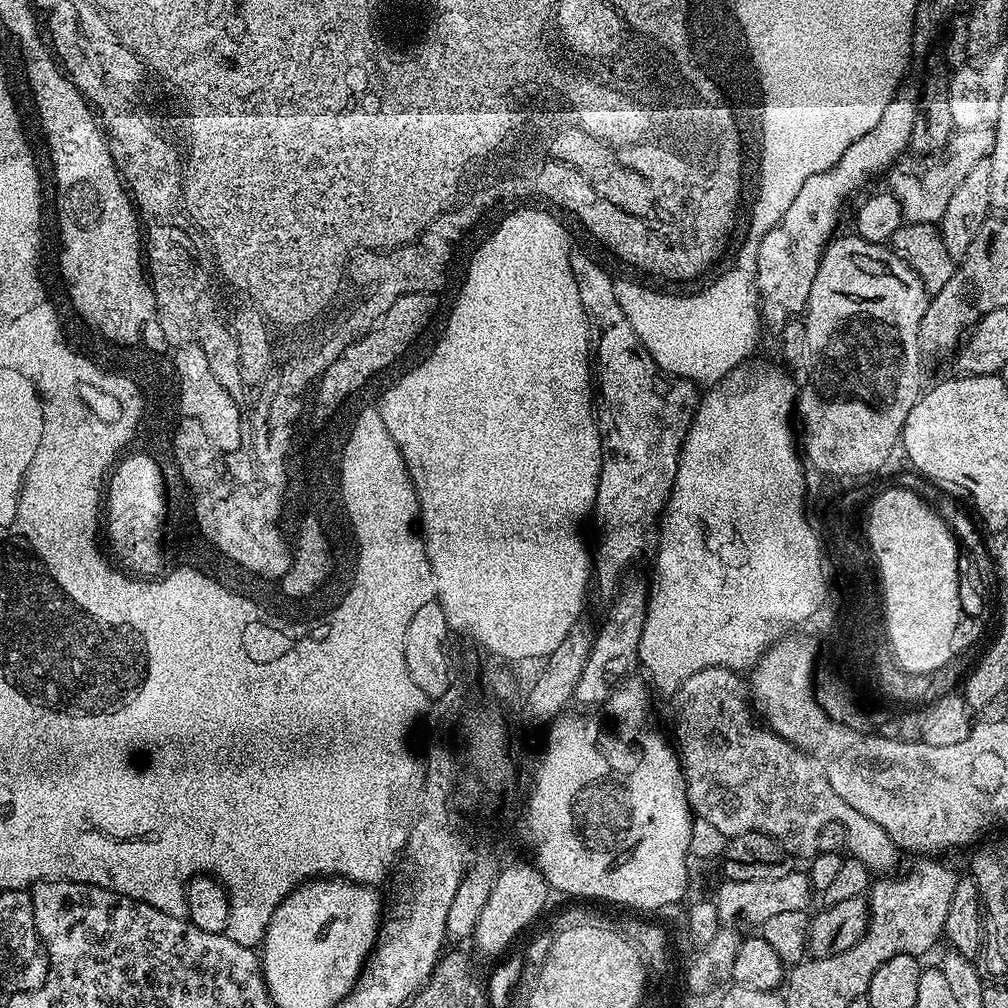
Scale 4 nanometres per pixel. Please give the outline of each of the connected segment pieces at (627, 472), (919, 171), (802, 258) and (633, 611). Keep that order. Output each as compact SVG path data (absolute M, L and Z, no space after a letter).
M574 250L570 254L570 270L574 274L574 282L578 282L582 310L588 319L594 411L602 446L602 470L594 505L596 532L600 535L596 548L594 544L594 584L608 598L617 591L622 580L620 575L643 554L648 531L651 528L653 531L670 498L680 461L680 447L684 445L688 427L692 425L692 415L696 413L698 388L691 380L669 376L656 365L654 358L650 358L646 346L642 346L638 334L634 334L634 326L630 326L626 314L622 314L622 306L616 297L617 288L609 269L596 263L587 251Z
M991 127L986 128L965 128L957 131L952 139L948 141L944 151L939 153L935 158L929 159L927 162L916 162L920 164L904 164L900 162L895 165L887 173L886 184L887 191L891 192L892 197L900 204L900 213L903 214L905 221L910 224L934 224L939 225L946 214L946 205L950 202L950 198L954 198L954 190L958 190L958 186L962 184L962 178L966 178L966 174L970 174L970 170L974 170L974 166L985 163L992 147L994 146L994 134Z
M896 95L870 134L862 134L862 138L858 138L858 142L854 142L830 170L814 174L802 182L802 190L794 194L794 202L790 202L775 232L764 240L761 248L761 257L767 264L760 277L762 292L759 306L765 325L781 326L792 317L799 317L807 309L810 286L814 286L814 274L818 274L824 249L837 231L836 223L840 220L844 199L854 195L875 176L883 177L903 157L900 155L909 151L915 113L915 95Z
M632 580L615 593L611 599L611 606L606 614L606 618L598 631L592 638L592 649L586 658L586 666L576 683L574 695L575 703L603 705L608 695L612 693L614 686L621 683L620 680L628 671L632 664L637 663L636 650L642 634L642 626L645 624L645 610L647 608L647 583L640 580Z

